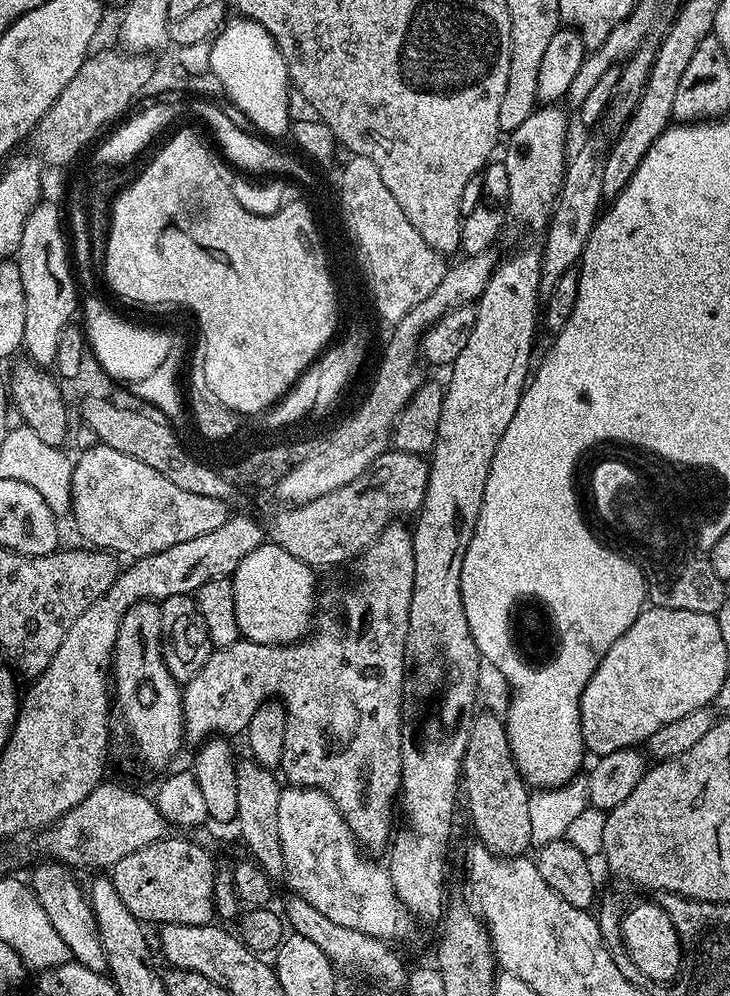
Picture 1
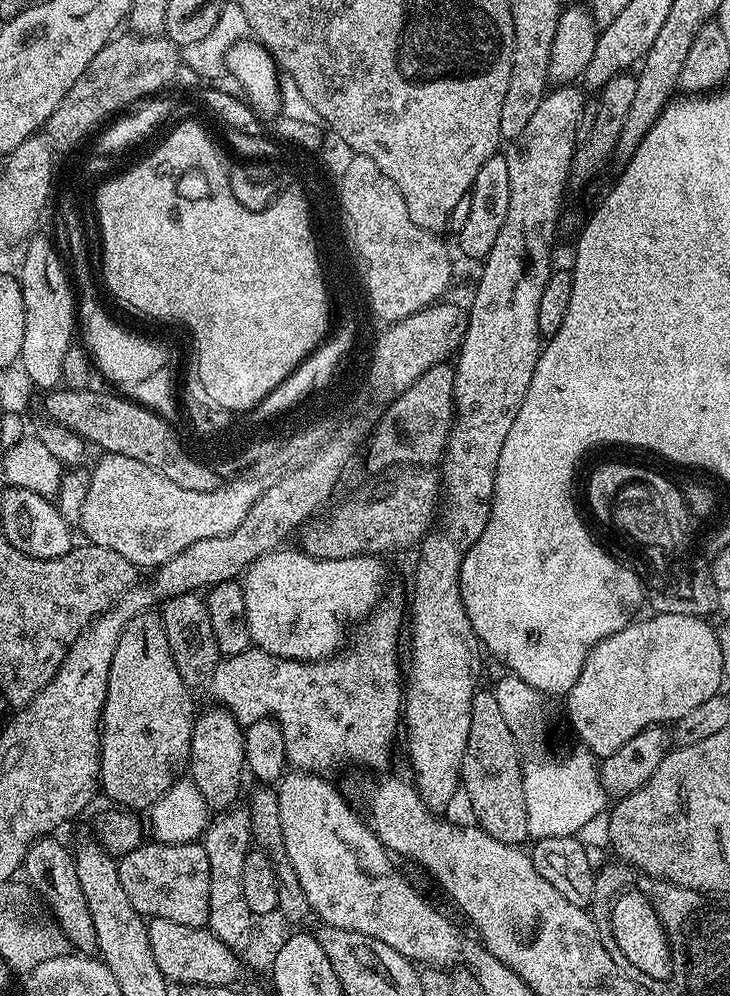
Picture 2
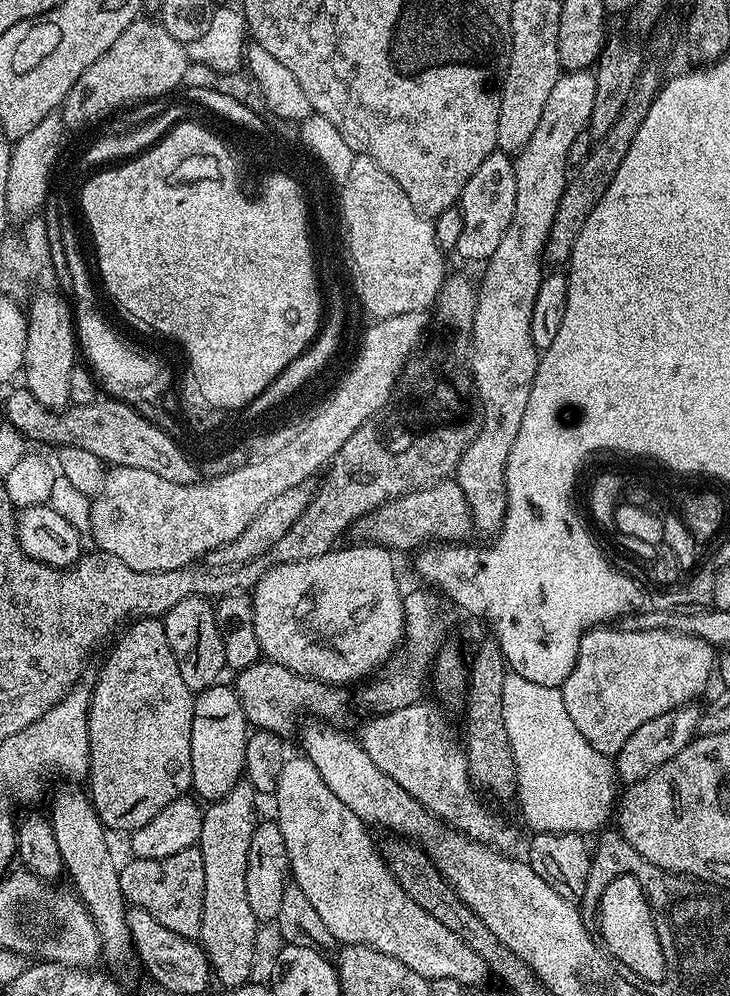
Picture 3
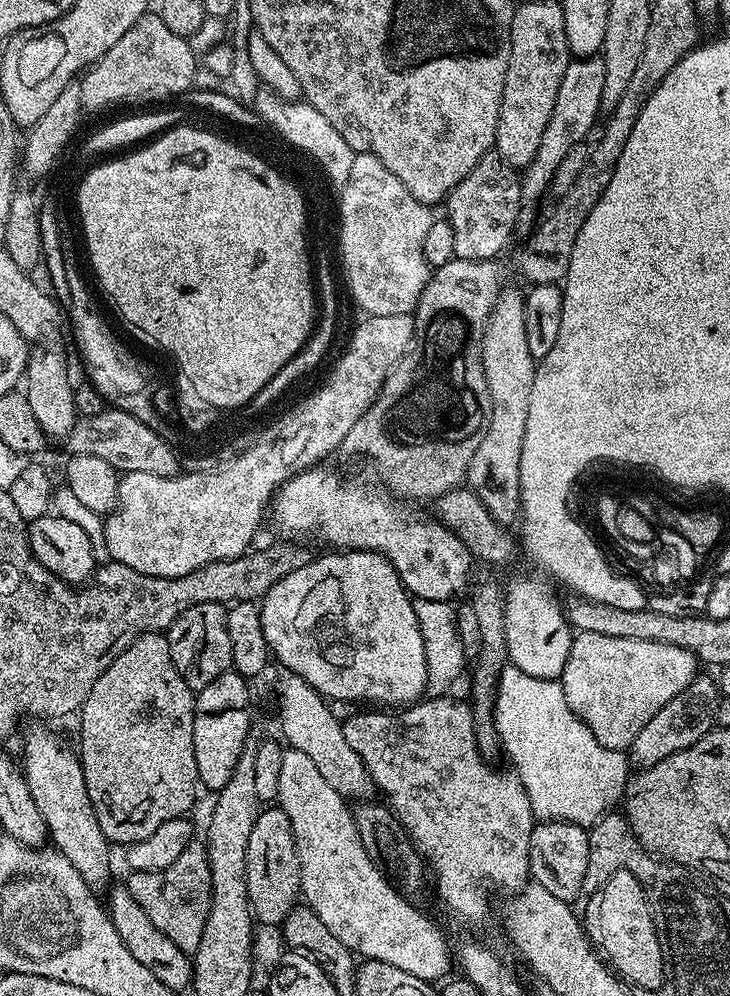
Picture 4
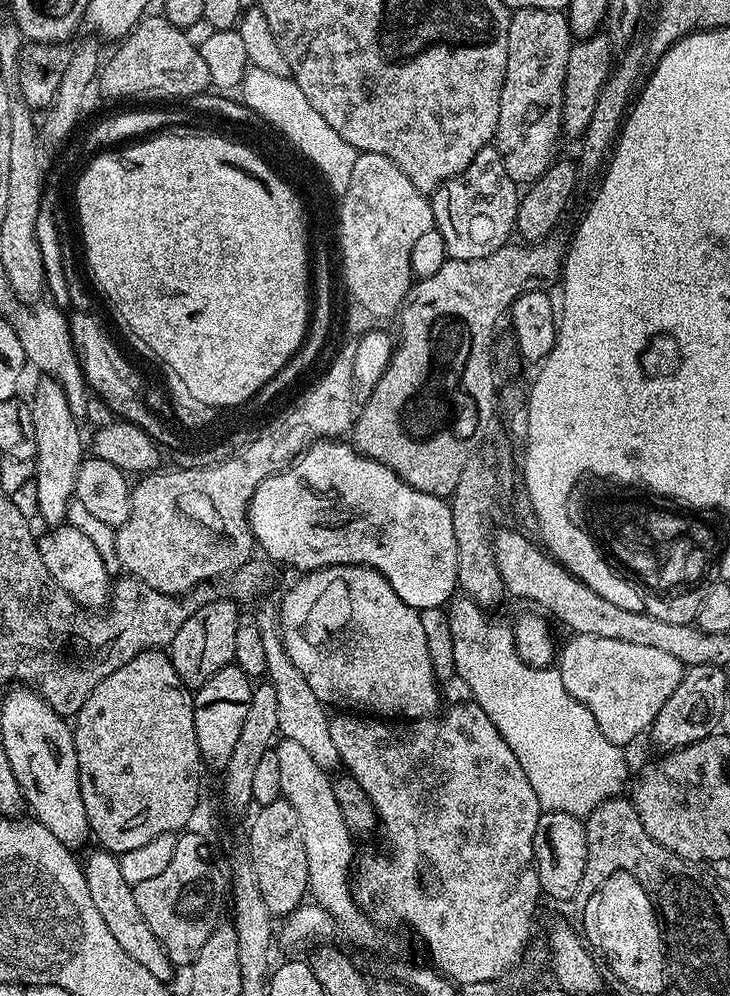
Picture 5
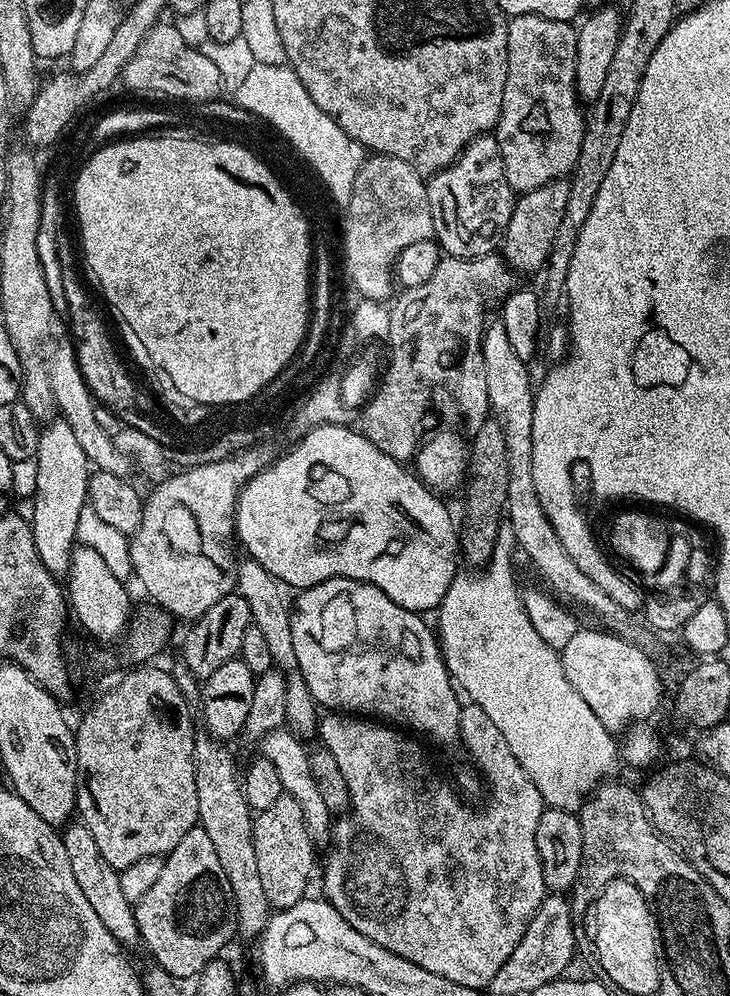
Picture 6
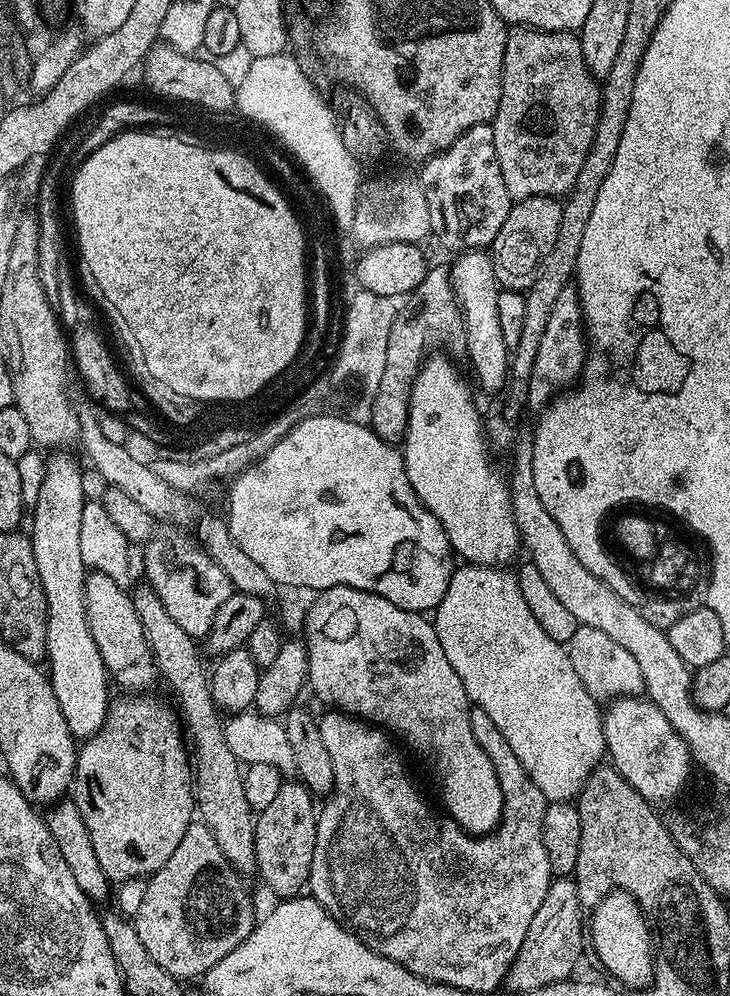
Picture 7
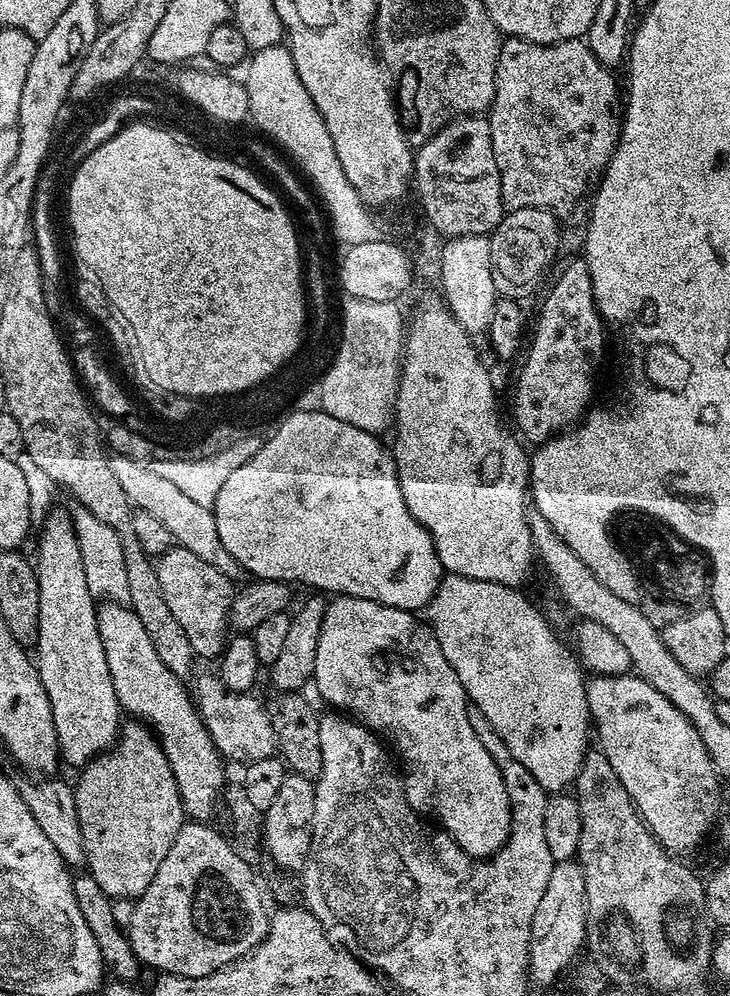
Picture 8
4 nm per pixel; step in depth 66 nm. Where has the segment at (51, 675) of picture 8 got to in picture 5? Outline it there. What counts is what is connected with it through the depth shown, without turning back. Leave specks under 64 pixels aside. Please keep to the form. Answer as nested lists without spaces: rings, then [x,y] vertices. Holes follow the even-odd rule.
[[[41,379],[36,393],[30,399],[34,438],[36,439],[36,459],[34,461],[34,489],[36,488],[36,508],[48,526],[59,526],[67,521],[69,501],[76,495],[76,479],[80,461],[85,459],[86,444],[80,441],[78,417],[70,410],[66,394],[58,381]]]

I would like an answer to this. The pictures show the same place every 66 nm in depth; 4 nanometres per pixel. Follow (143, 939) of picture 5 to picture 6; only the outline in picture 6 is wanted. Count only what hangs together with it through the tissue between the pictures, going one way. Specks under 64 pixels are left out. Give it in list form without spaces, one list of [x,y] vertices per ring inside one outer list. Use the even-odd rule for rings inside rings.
[[[72,822],[63,829],[64,845],[66,846],[66,858],[70,858],[70,870],[74,870],[74,879],[78,881],[78,887],[82,894],[86,894],[86,902],[94,909],[94,914],[102,921],[102,926],[114,934],[114,938],[125,949],[131,950],[135,944],[141,943],[140,931],[134,905],[128,901],[126,894],[122,894],[122,882],[117,868],[110,866],[106,858],[98,851],[94,843],[94,834],[82,822]]]

